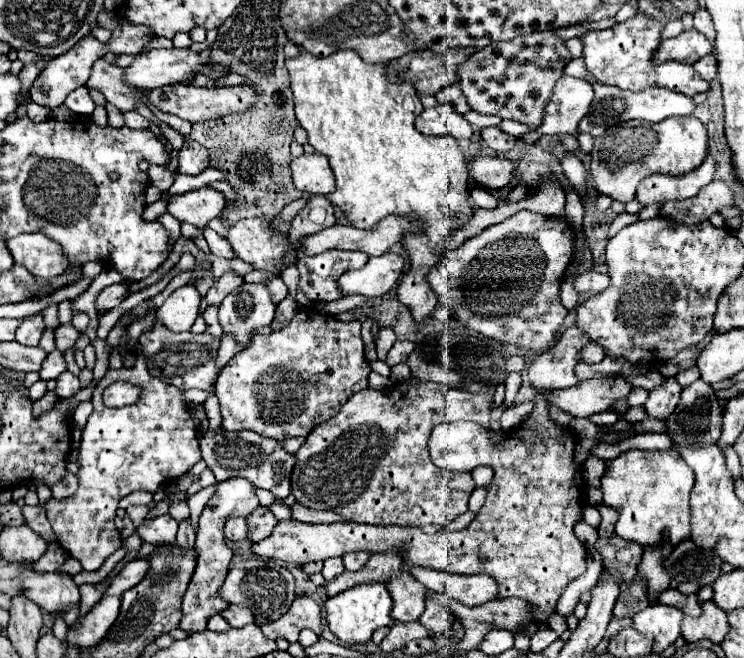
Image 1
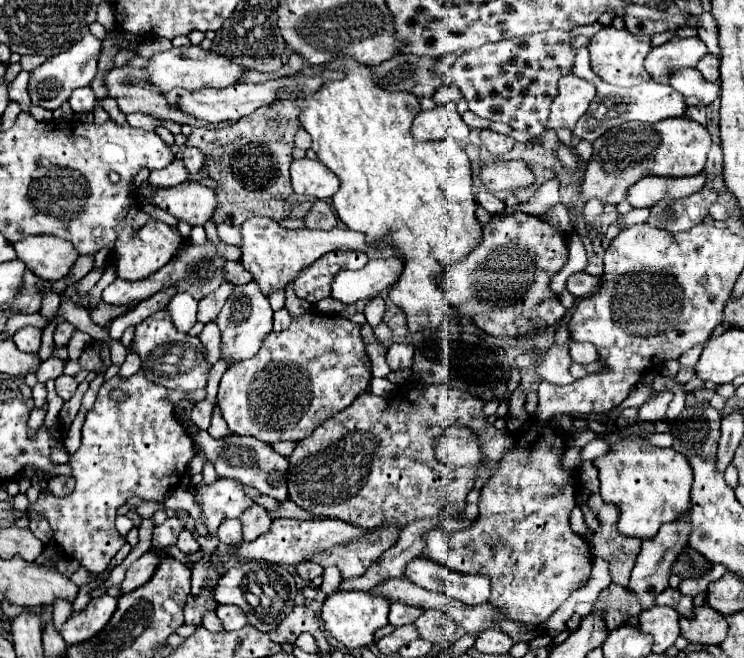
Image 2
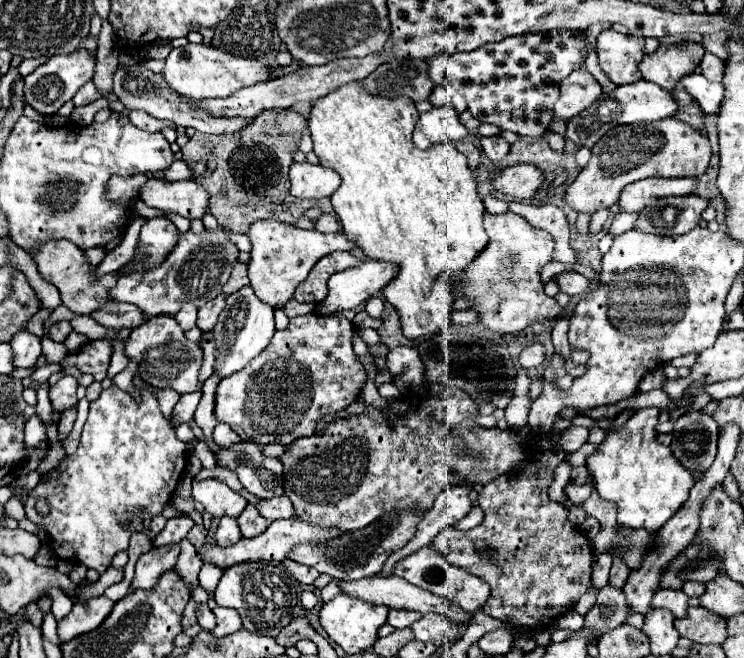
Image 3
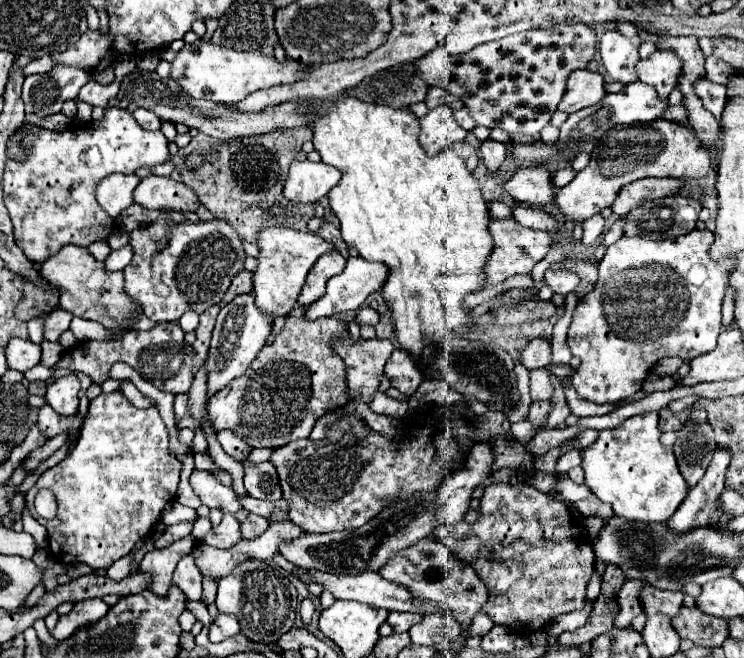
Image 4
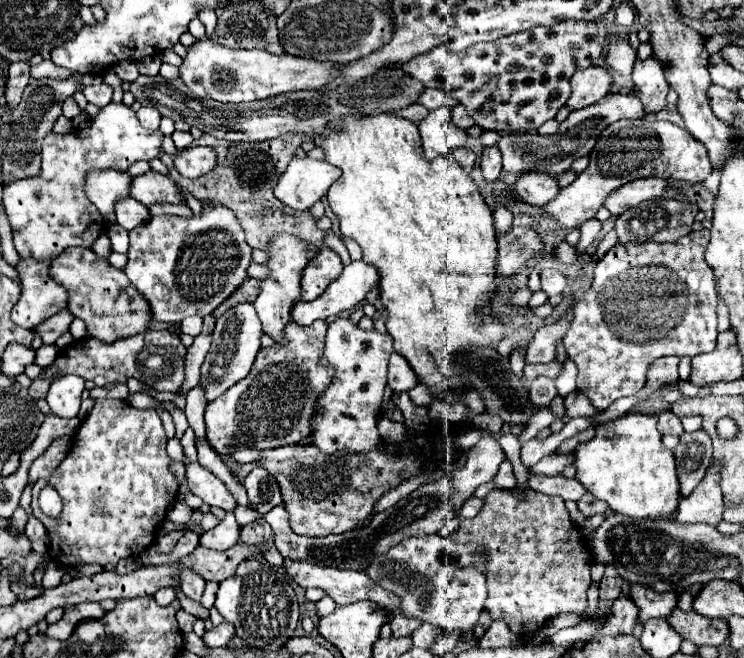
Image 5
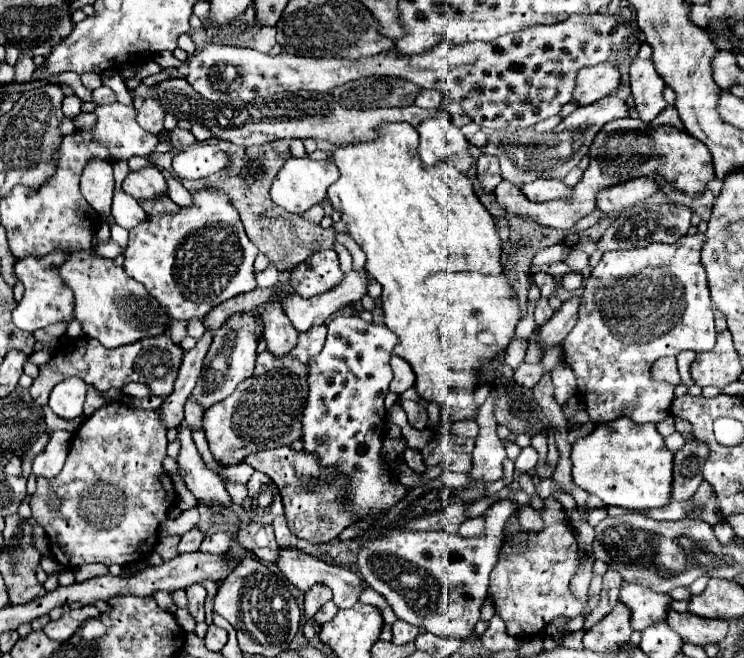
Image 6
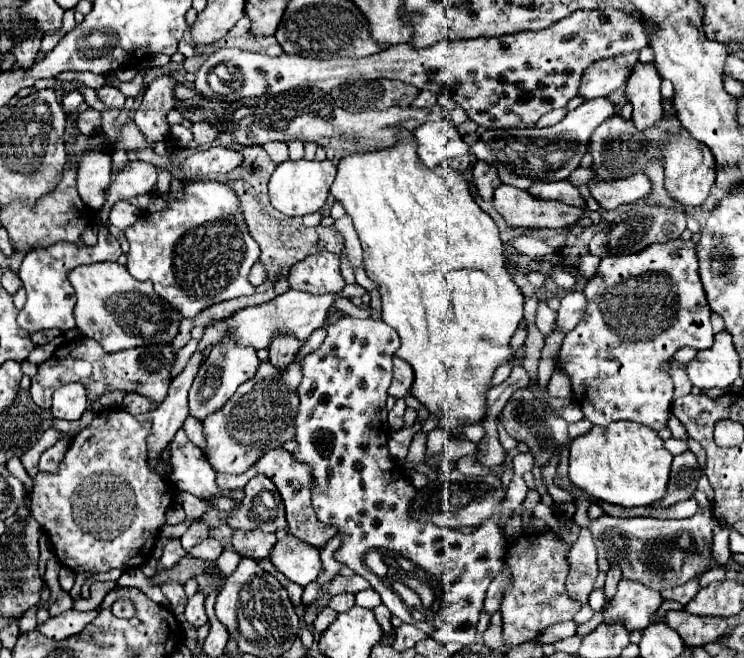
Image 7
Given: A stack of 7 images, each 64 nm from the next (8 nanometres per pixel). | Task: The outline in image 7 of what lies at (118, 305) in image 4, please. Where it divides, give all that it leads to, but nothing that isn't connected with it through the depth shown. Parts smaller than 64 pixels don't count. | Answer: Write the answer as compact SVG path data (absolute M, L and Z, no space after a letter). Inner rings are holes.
M98 262L78 266L68 274L78 302L74 306L76 328L82 336L100 342L106 352L120 352L128 348L172 344L180 326L180 312L164 298L156 296L152 282L136 280L118 262Z

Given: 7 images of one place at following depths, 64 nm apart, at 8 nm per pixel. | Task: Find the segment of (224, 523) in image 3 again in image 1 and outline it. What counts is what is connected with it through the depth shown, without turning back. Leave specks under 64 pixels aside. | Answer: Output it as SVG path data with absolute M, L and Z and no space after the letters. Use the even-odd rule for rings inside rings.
M228 518L224 524L224 538L232 540L232 542L240 542L246 540L248 536L248 526L244 518Z

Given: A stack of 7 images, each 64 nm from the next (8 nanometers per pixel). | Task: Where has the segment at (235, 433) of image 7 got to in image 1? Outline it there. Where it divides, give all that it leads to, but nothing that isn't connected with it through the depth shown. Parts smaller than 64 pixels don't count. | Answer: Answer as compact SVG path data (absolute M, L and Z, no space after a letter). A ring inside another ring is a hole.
M298 310L294 320L280 332L268 336L256 336L254 344L244 352L238 352L228 366L222 368L216 380L216 396L222 410L224 430L252 430L264 438L286 440L296 436L308 436L318 424L336 416L346 400L368 386L370 362L364 354L364 342L360 336L360 322L342 322L330 314L316 314L310 310ZM298 372L302 382L290 382L288 374Z

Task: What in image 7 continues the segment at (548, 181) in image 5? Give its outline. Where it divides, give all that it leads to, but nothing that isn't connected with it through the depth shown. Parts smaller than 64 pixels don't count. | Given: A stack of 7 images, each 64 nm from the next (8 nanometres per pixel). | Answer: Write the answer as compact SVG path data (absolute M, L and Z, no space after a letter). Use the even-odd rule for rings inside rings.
M568 180L556 182L538 182L528 190L532 196L536 198L544 198L544 200L562 200L562 202L572 206L583 206L584 199Z

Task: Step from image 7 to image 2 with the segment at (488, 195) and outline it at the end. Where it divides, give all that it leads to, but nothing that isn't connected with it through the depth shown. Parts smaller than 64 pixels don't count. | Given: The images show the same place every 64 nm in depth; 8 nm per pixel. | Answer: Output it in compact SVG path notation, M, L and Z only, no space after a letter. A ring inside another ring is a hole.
M482 130L482 132L480 132L480 140L482 140L482 144L484 144L494 156L504 156L504 154L510 152L512 146L514 146L514 138L502 136L502 134L494 134L494 132L490 132L490 130Z

